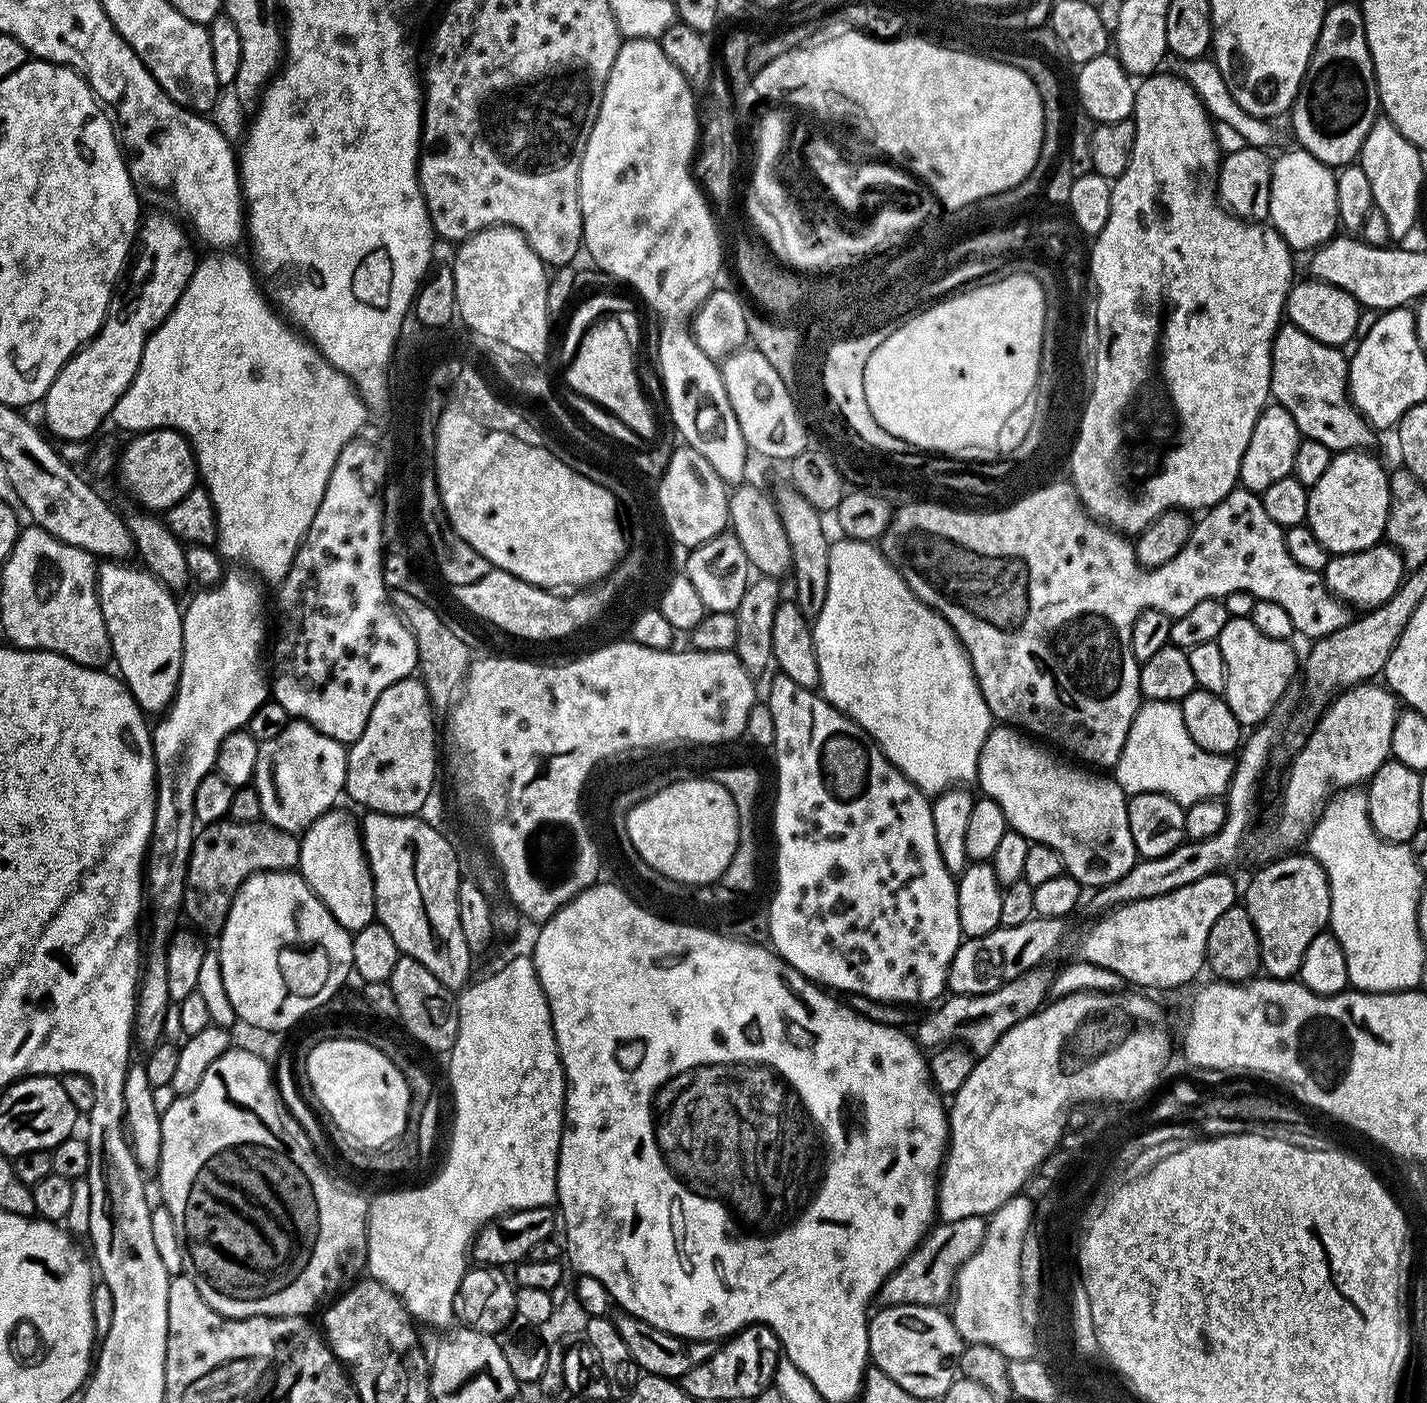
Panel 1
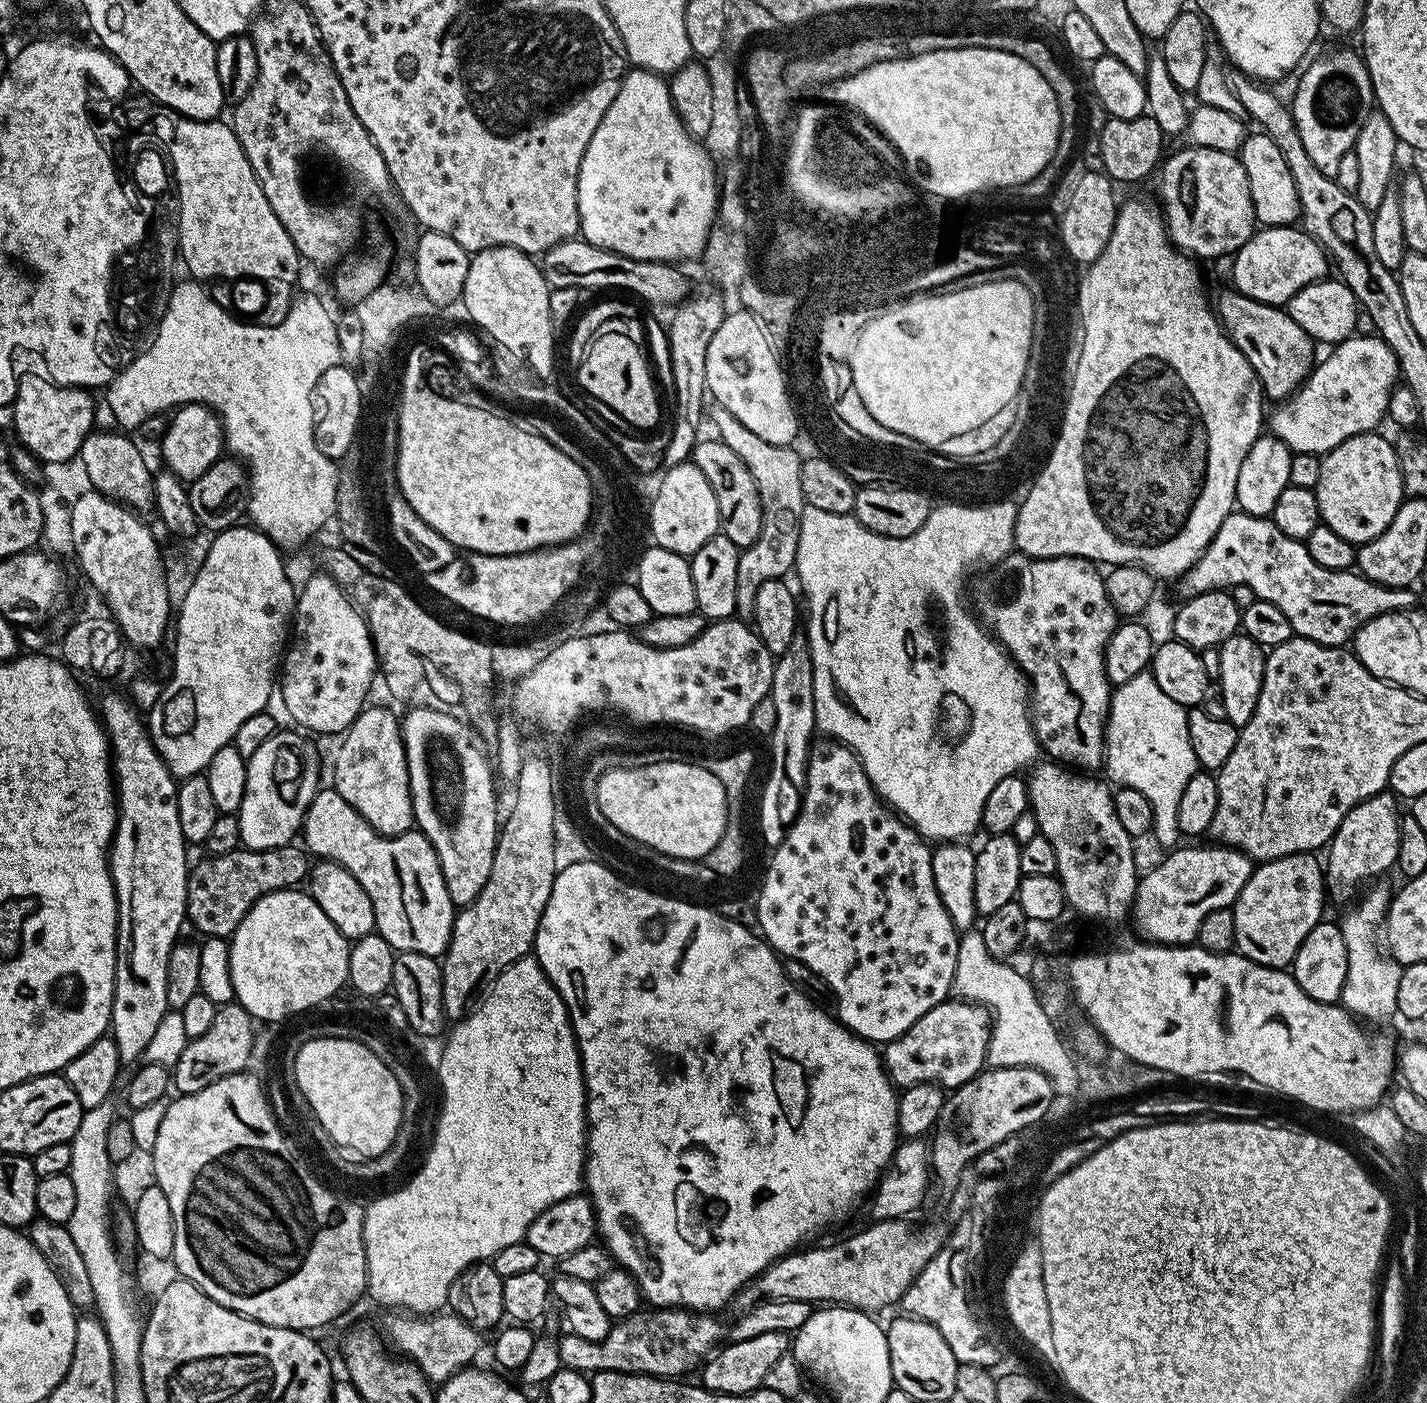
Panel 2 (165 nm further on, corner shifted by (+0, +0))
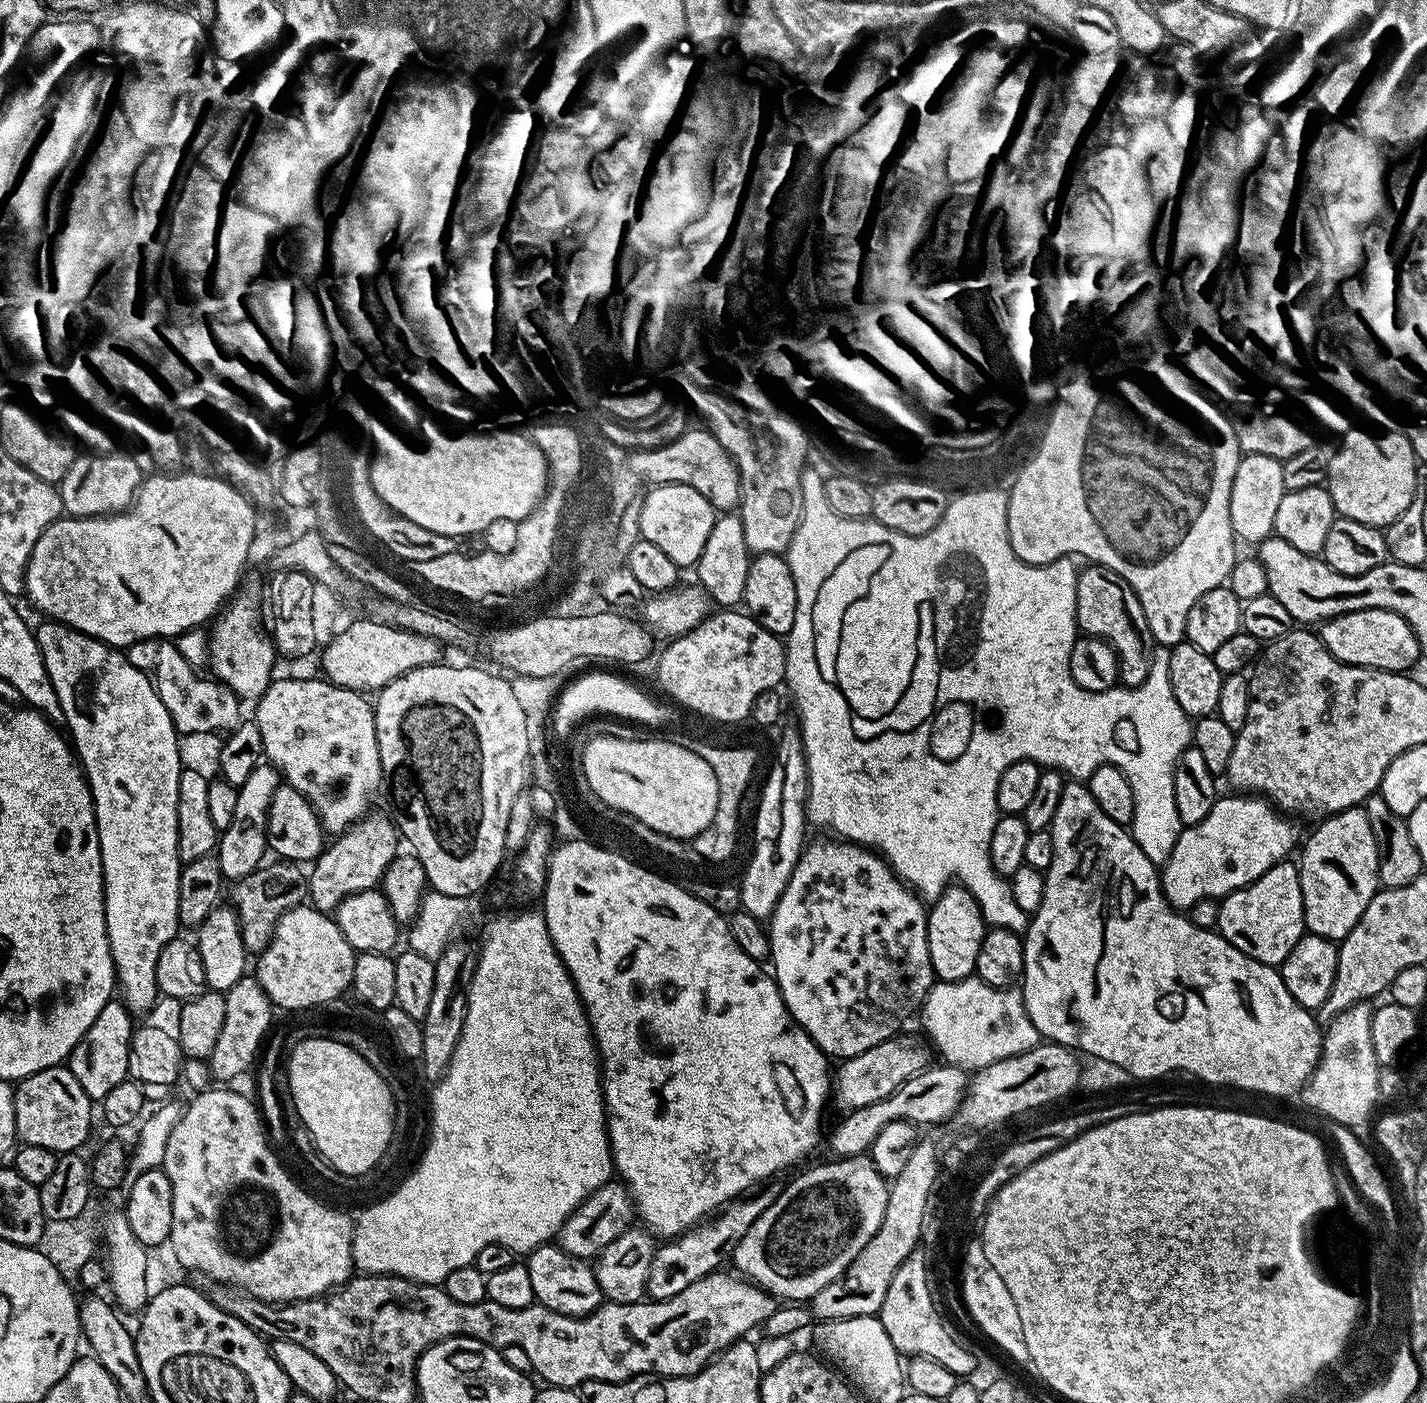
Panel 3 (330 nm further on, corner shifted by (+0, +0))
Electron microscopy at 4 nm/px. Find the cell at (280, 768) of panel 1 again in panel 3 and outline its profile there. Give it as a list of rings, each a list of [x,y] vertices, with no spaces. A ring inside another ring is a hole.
[[[261,762],[254,770],[254,774],[250,774],[250,778],[246,778],[246,782],[239,785],[238,806],[234,806],[234,819],[230,821],[230,826],[223,829],[218,836],[220,869],[225,881],[241,880],[249,876],[255,868],[261,867],[265,859],[264,852],[266,853],[268,848],[264,827],[270,810],[270,798],[274,798],[274,790],[280,787],[281,783],[280,773],[271,764]]]

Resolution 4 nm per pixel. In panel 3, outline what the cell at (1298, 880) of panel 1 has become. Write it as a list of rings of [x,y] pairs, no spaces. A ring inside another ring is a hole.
[[[1292,862],[1275,864],[1253,884],[1228,893],[1220,900],[1216,928],[1242,954],[1263,964],[1279,966],[1306,934],[1299,867]]]

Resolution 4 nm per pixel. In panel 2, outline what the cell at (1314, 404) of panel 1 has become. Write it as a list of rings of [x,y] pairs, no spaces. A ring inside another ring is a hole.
[[[1227,286],[1214,296],[1214,311],[1224,325],[1224,331],[1246,354],[1246,362],[1254,366],[1256,377],[1260,379],[1261,389],[1269,401],[1283,402],[1308,379],[1308,373],[1317,359],[1314,341],[1283,307],[1276,307],[1266,302],[1255,301]]]

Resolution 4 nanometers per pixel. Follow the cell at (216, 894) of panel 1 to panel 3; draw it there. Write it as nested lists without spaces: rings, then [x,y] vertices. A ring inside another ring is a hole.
[[[273,859],[273,864],[265,863],[255,868],[246,878],[235,881],[231,885],[231,907],[240,920],[240,933],[244,943],[244,951],[248,954],[259,954],[270,946],[274,938],[276,920],[286,910],[299,908],[308,900],[308,872],[297,861]]]

